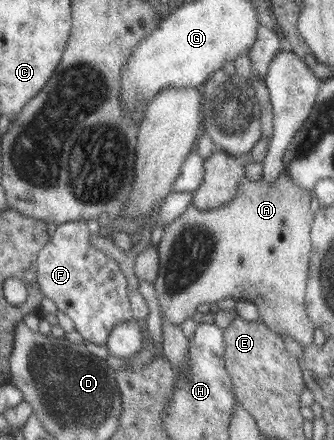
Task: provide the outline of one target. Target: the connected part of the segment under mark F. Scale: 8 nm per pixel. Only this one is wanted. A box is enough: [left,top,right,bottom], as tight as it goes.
[36,222,132,345]

